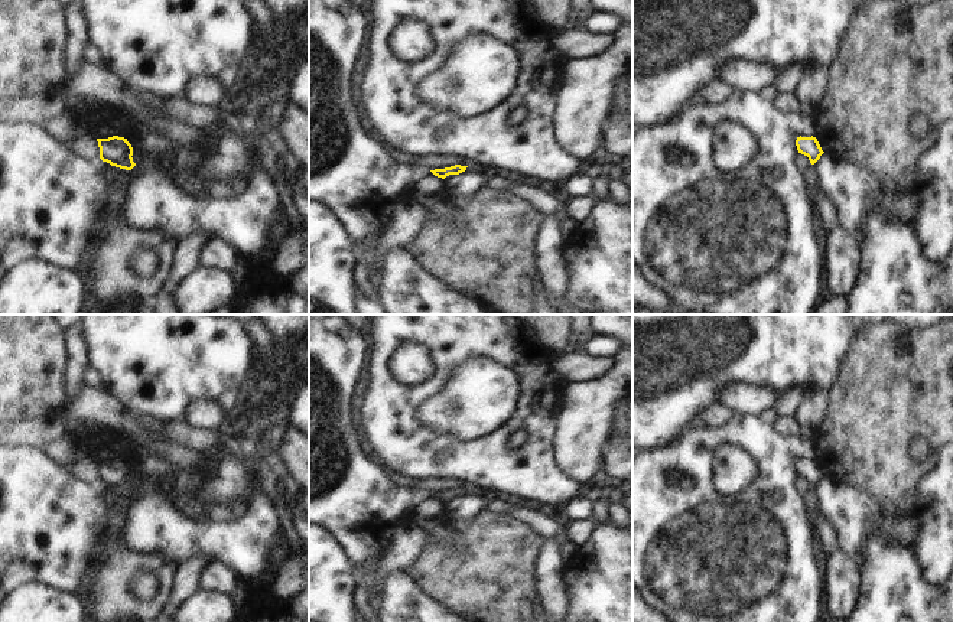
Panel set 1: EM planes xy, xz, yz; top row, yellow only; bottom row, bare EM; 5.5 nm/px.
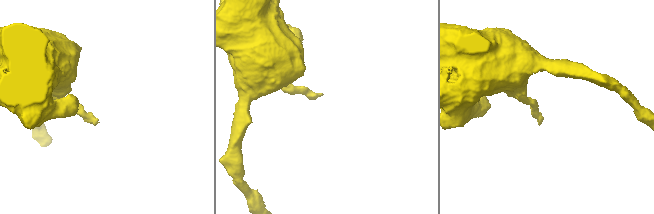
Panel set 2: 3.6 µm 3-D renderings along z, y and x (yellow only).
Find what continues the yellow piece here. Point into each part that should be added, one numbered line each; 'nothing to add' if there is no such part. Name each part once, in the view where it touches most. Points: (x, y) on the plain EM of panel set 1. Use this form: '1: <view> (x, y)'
nothing to add.

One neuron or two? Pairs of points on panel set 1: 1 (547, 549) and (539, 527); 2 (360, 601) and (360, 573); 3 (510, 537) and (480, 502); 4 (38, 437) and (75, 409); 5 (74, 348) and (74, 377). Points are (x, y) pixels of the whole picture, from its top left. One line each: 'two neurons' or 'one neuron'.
1: two neurons
2: one neuron
3: two neurons
4: two neurons
5: one neuron

